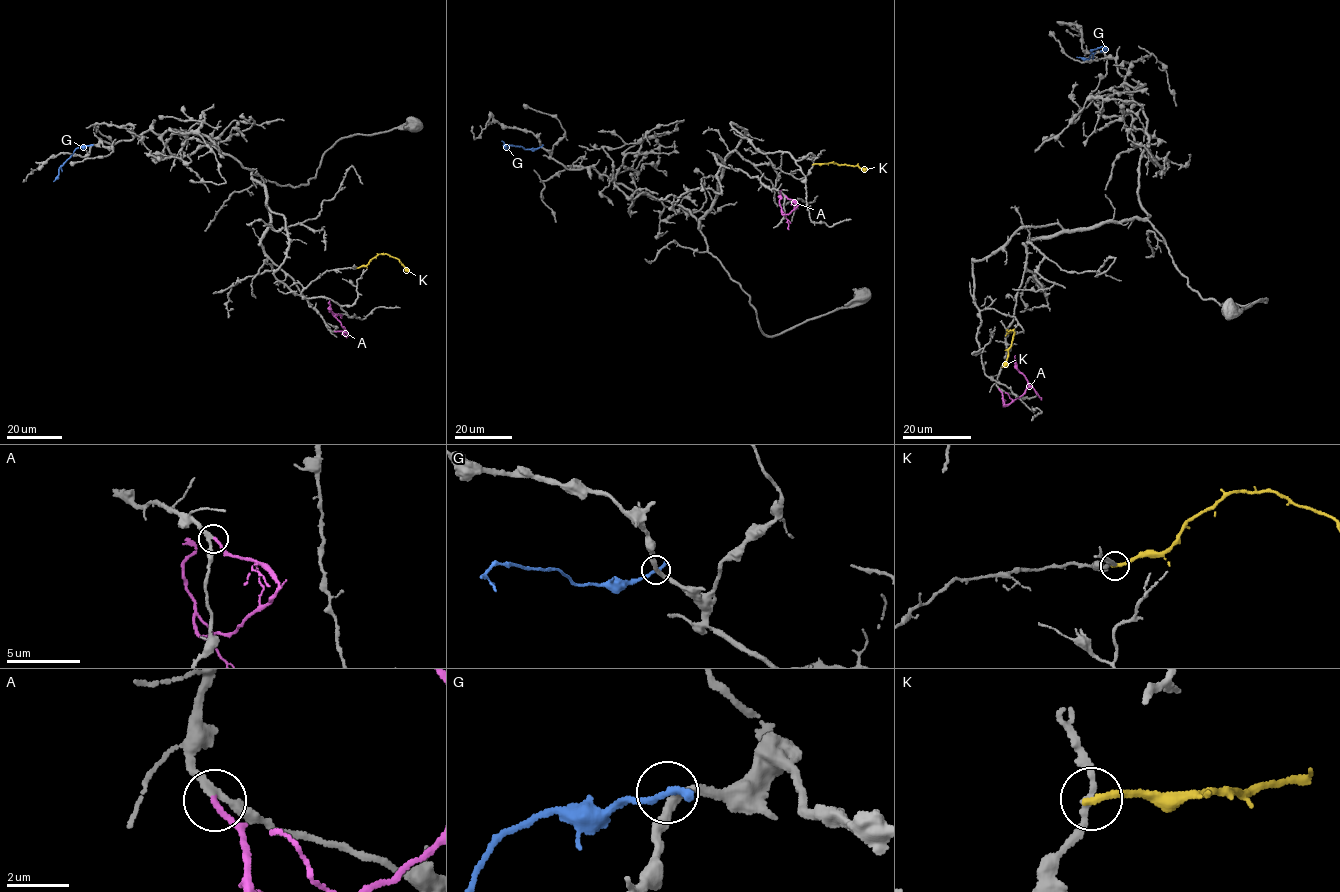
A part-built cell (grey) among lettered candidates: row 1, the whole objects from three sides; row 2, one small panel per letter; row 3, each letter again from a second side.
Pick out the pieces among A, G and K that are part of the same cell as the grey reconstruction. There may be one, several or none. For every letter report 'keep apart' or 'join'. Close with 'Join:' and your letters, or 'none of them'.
A: join
G: keep apart
K: keep apart
Join: A

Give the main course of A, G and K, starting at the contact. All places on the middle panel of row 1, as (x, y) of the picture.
A: (785, 196), (798, 206), (790, 213), (782, 214), (781, 190)
G: (540, 147), (526, 149), (510, 145), (507, 149), (501, 140)
K: (813, 164), (830, 162), (867, 168)

